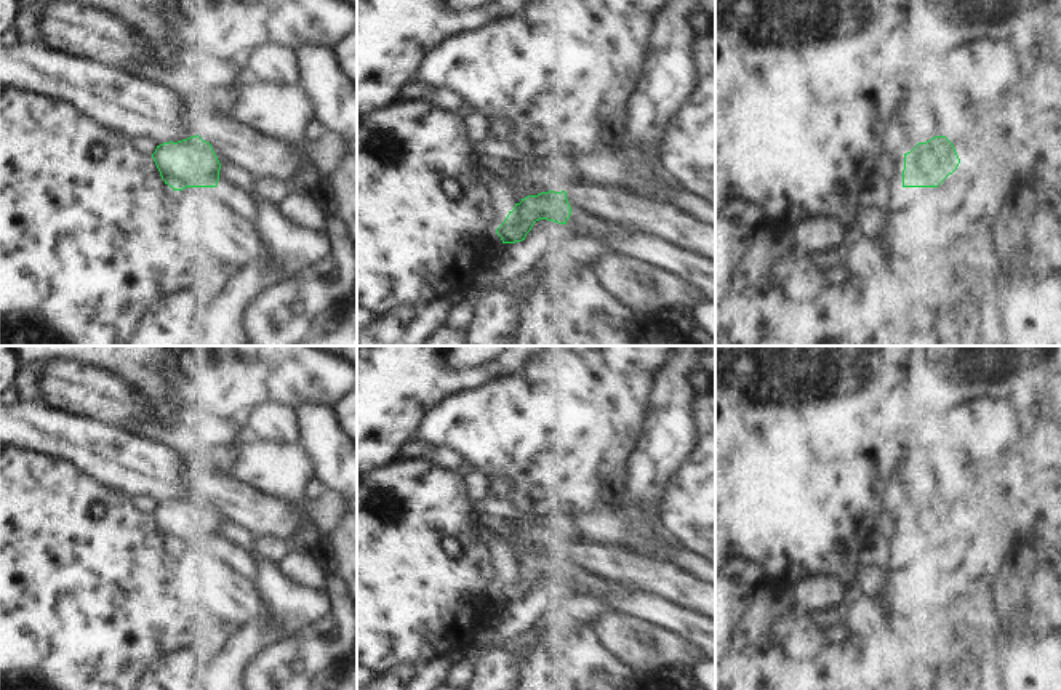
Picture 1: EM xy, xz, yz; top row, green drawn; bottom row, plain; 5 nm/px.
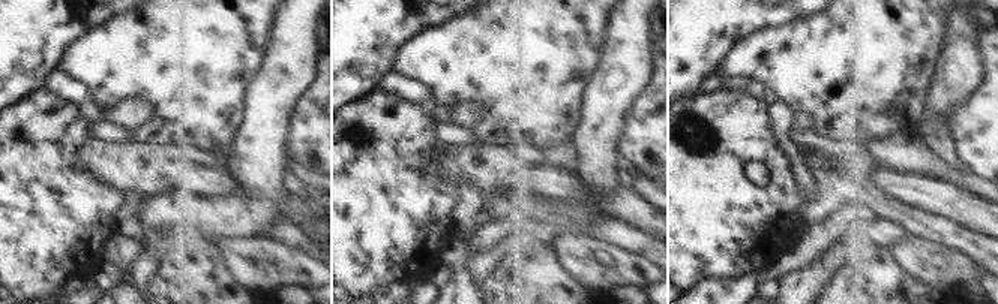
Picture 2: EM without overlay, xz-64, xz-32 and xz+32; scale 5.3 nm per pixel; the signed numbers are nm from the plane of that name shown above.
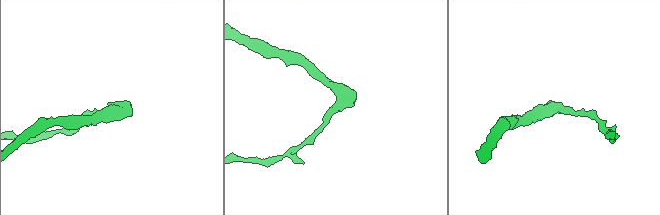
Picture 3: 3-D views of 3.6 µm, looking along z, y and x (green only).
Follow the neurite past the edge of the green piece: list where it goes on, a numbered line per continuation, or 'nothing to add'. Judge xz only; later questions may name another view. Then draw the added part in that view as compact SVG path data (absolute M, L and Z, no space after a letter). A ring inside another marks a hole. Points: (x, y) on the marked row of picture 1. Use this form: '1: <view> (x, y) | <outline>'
1: xz (623, 240) | M573 211L567 221L568 232L586 231L610 245L611 251L659 264L701 285L715 301L715 261L687 251L667 240L647 232L634 232L624 226L608 223L591 211Z

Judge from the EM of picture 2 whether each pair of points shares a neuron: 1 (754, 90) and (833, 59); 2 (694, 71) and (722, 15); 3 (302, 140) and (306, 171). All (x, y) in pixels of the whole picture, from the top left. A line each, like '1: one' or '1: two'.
1: two
2: one
3: two

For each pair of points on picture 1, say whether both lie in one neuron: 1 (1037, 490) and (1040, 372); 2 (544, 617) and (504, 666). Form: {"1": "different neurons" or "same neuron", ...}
{"1": "different neurons", "2": "same neuron"}

